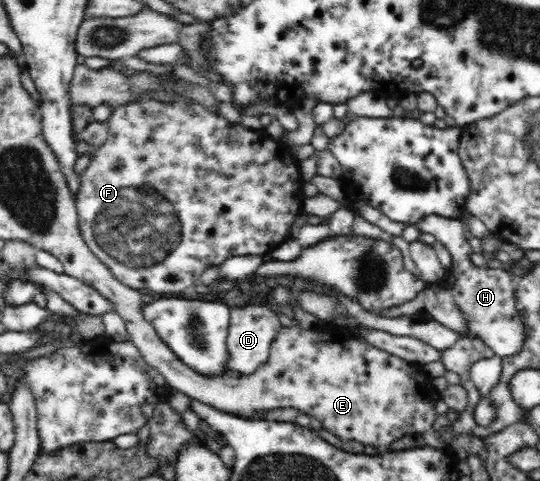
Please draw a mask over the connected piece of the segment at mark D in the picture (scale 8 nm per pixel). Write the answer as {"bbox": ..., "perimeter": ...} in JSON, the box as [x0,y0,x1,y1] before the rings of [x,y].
{"bbox":[226,304,283,377],"perimeter":[[[248,304],[246,308],[232,308],[229,312],[229,329],[226,339],[228,360],[226,369],[234,377],[244,377],[254,374],[269,358],[271,342],[283,327],[278,314],[266,304]]]}

